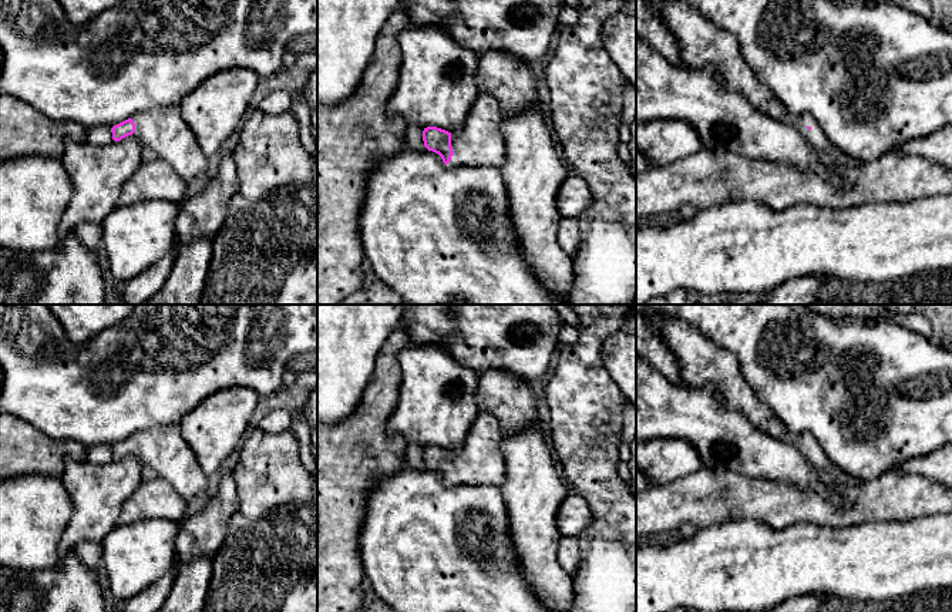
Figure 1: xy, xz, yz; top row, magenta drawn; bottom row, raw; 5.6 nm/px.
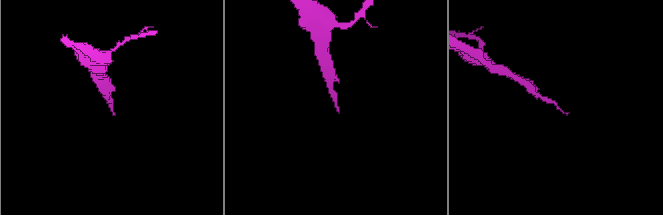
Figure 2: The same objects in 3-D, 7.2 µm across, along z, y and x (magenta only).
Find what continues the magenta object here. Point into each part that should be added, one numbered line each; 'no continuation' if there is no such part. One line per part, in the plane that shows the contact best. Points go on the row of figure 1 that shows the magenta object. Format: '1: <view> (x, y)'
1: xz (478, 143)

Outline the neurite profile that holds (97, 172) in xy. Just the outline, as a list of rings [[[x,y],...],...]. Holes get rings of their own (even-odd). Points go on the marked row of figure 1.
[[[135,137],[107,145],[68,139],[61,161],[73,186],[58,226],[63,241],[83,222],[102,223],[117,208],[122,185],[144,162],[142,145]]]

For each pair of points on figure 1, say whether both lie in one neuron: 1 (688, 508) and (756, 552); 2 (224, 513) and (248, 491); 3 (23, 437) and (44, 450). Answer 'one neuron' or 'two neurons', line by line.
1: two neurons
2: two neurons
3: one neuron

